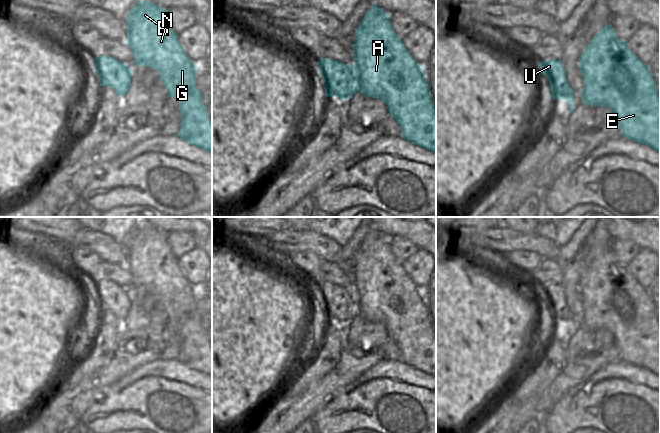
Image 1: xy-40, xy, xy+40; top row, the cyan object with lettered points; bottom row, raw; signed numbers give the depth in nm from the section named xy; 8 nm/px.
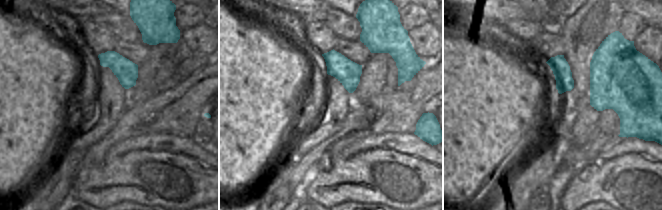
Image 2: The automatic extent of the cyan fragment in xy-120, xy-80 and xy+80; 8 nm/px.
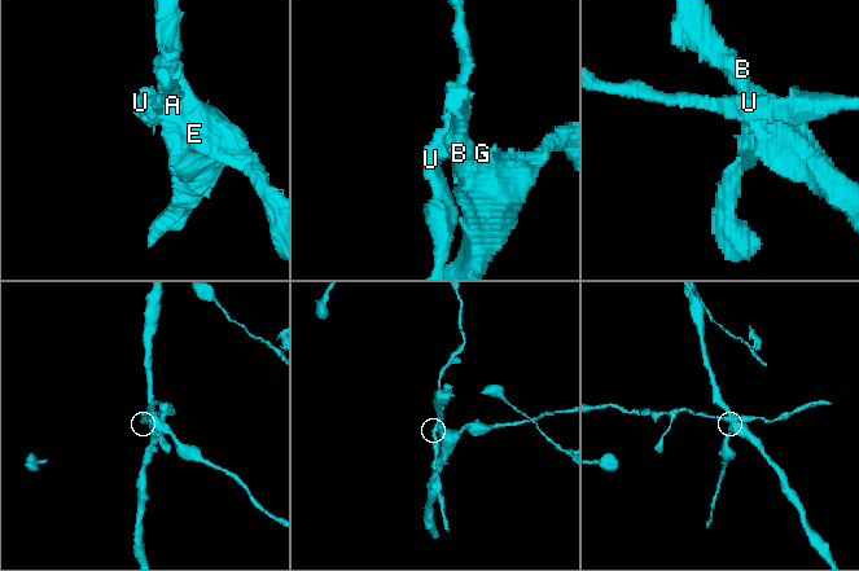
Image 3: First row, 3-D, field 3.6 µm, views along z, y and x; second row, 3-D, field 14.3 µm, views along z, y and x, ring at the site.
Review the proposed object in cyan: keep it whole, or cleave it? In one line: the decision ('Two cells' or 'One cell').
Two cells

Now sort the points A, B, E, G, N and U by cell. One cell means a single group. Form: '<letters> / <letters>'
A B E G N / U

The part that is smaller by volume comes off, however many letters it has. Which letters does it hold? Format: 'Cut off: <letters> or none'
Cut off: U

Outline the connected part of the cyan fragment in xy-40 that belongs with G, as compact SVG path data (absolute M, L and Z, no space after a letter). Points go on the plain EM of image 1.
M140 224L129 235L127 243L127 269L138 290L150 290L159 295L167 318L179 325L181 351L178 361L192 370L212 376L212 346L201 325L201 316L195 311L197 288L186 279L168 243L167 234L146 224Z

